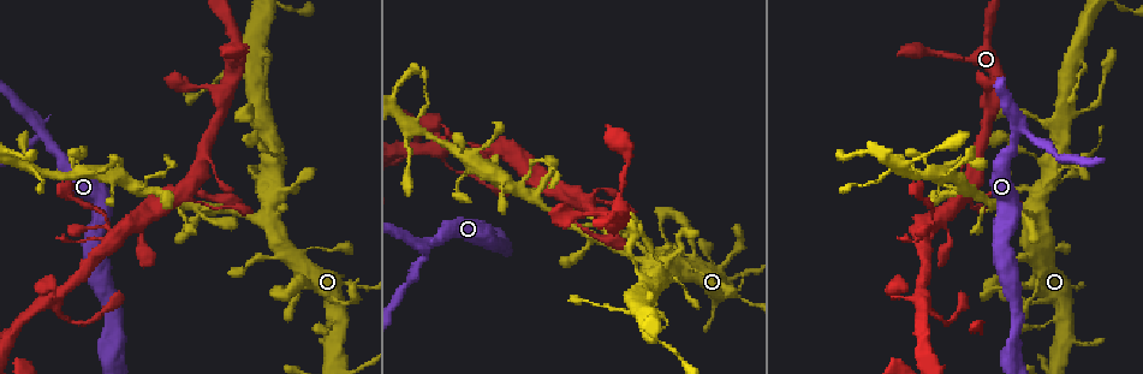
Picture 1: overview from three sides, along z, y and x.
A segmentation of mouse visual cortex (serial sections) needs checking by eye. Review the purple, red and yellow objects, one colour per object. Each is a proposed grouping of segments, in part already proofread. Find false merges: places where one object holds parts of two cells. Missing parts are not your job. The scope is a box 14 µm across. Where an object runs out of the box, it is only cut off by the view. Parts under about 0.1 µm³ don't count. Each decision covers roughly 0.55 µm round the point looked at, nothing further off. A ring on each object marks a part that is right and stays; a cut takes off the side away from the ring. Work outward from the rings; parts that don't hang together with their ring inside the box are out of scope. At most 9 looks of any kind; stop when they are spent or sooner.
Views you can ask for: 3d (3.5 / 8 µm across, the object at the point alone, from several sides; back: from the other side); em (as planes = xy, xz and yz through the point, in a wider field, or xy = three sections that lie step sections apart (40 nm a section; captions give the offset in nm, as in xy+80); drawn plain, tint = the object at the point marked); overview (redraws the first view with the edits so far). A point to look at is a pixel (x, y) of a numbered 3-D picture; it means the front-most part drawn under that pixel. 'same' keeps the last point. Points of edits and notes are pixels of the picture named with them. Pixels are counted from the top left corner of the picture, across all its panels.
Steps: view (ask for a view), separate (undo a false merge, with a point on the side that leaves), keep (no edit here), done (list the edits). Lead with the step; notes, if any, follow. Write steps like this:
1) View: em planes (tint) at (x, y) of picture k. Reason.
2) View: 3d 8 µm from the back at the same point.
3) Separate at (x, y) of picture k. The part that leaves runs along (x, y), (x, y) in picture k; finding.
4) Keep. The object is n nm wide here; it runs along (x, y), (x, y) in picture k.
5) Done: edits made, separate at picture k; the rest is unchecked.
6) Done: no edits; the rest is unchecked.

View: 3d 3.5 µm at (106, 218) of picture 1. A narrow waist.

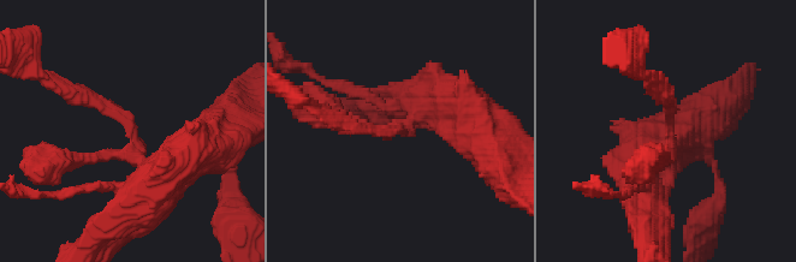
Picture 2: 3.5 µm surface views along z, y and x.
View: em planes (tint) at (132, 135) of picture 2. Now the EM.

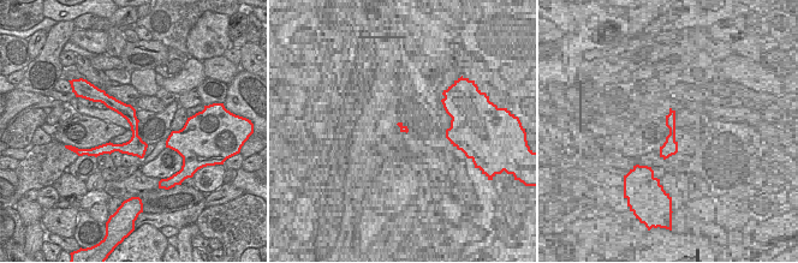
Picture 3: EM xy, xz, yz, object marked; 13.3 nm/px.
Keep. The object is 260 nm wide here; it runs along (174, 165), (138, 161), (131, 124), (71, 94) in picture 2; all the same cell.

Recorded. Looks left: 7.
View: 3d 3.5 µm at (443, 159) of picture 1. Thick turns thin.

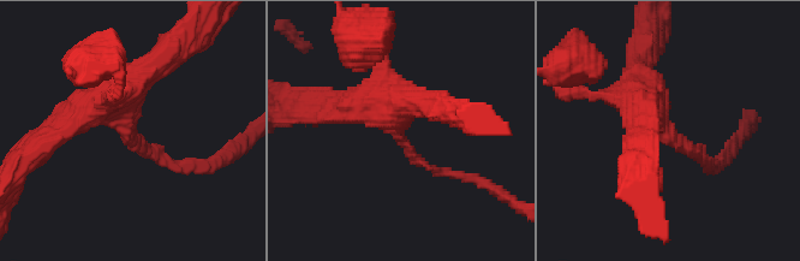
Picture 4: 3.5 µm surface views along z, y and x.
View: em planes (tint) at (135, 143) of picture 4.

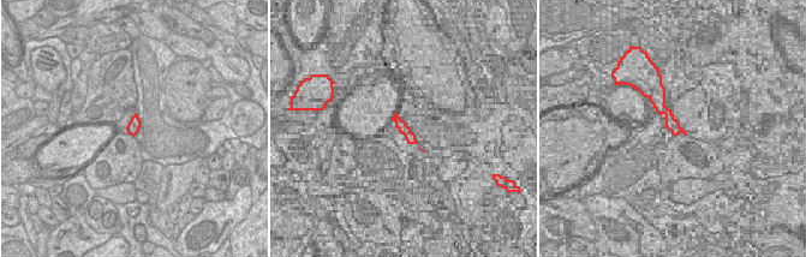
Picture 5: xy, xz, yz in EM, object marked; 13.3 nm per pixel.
Keep. The object is 160 nm wide here; it runs along (639, 76), (667, 135), (710, 165) in picture 4; all the same cell.

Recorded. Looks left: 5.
View: 3d 3.5 µm from the back at (1016, 133) of picture 1. Abrupt turn.

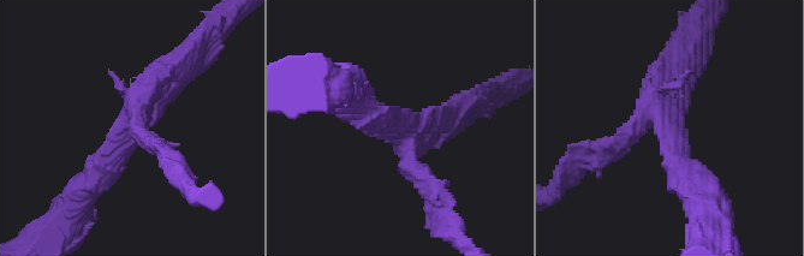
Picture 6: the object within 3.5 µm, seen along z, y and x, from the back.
View: em xy step 3 (tint) at (136, 124) of picture 6.

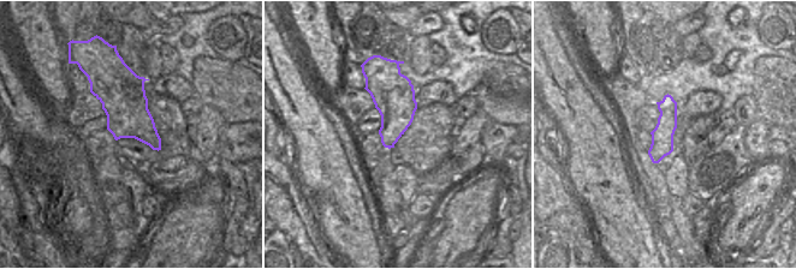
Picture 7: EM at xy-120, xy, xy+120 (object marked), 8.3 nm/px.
Keep. It runs along (358, 103), (403, 123), (432, 184) in picture 6; all the same cell.

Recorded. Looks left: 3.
View: 3d 3.5 µm at (313, 283) of picture 1. A narrow waist.

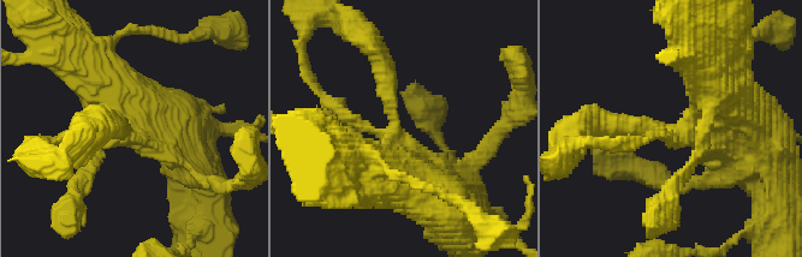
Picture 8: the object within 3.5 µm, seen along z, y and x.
View: em xy step 5 (tint) at (394, 116) of picture 8. Now the EM.

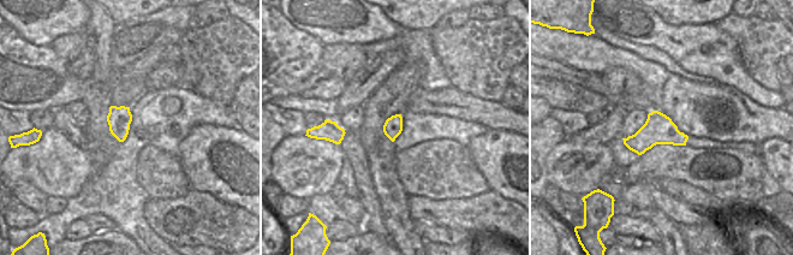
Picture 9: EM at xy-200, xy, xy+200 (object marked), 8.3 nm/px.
Keep. It runs along (722, 96), (690, 132), (586, 125) in picture 8; one cell here.

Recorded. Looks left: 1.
Done: no edits; the rest is unchecked.

